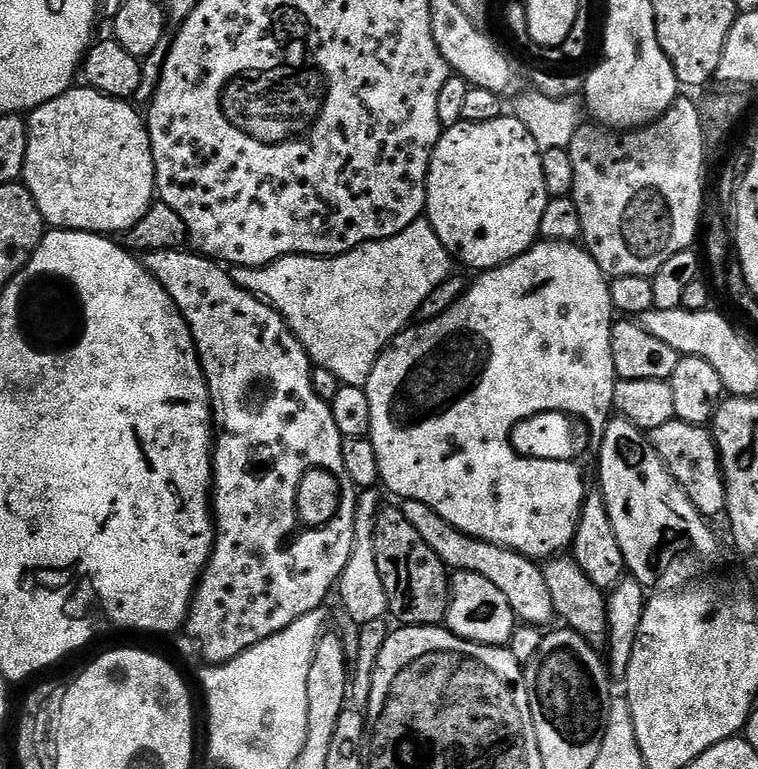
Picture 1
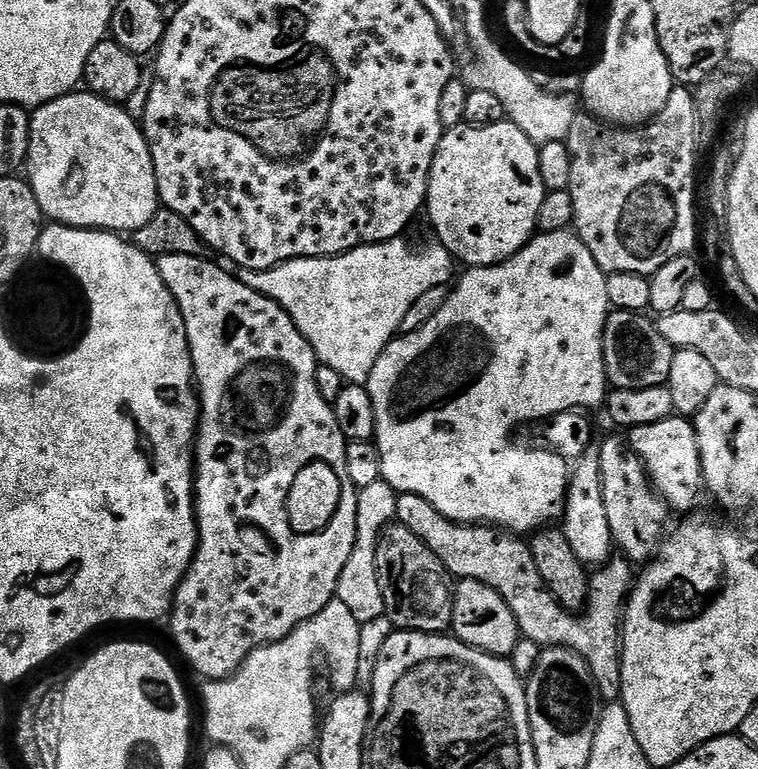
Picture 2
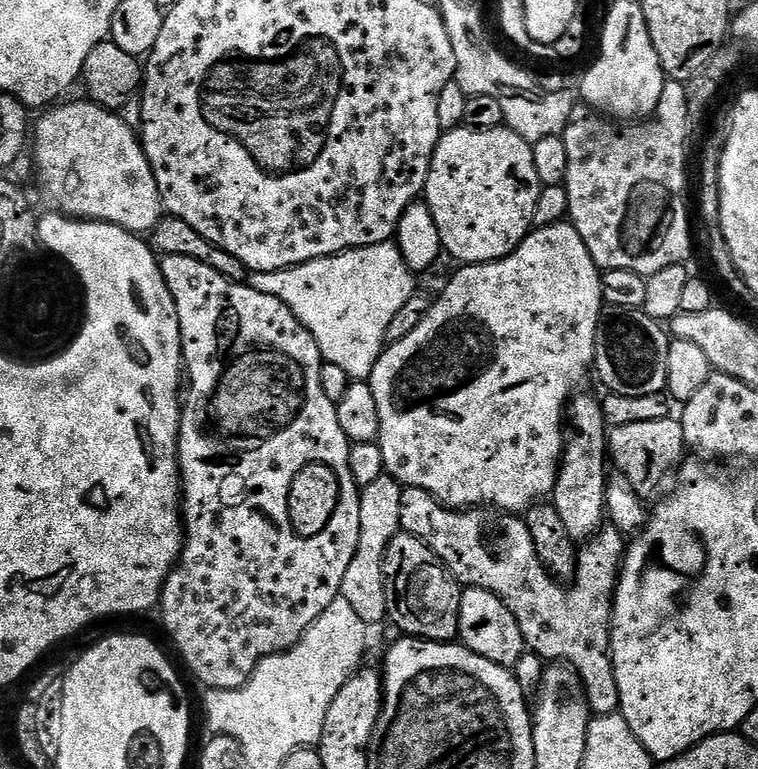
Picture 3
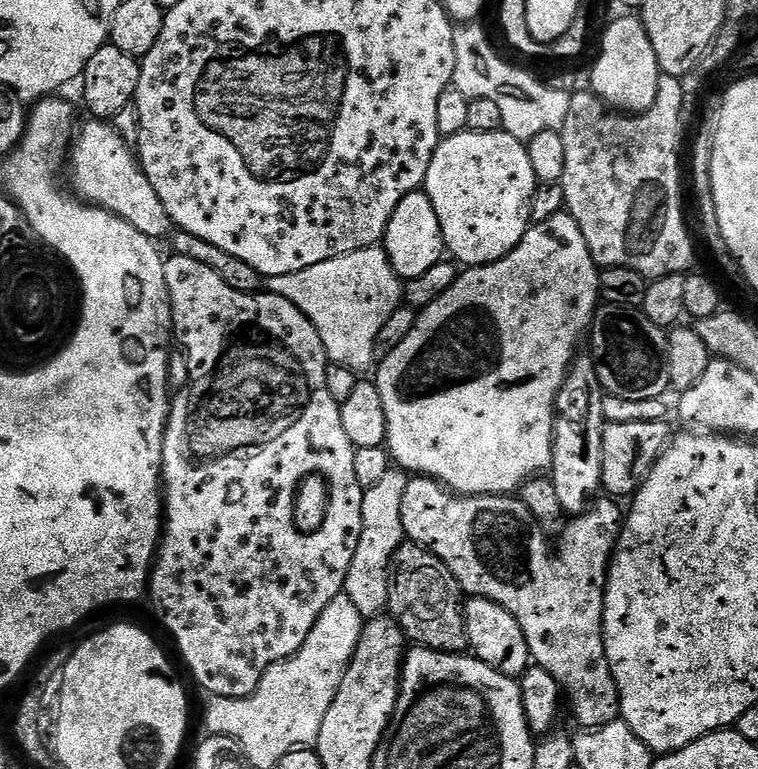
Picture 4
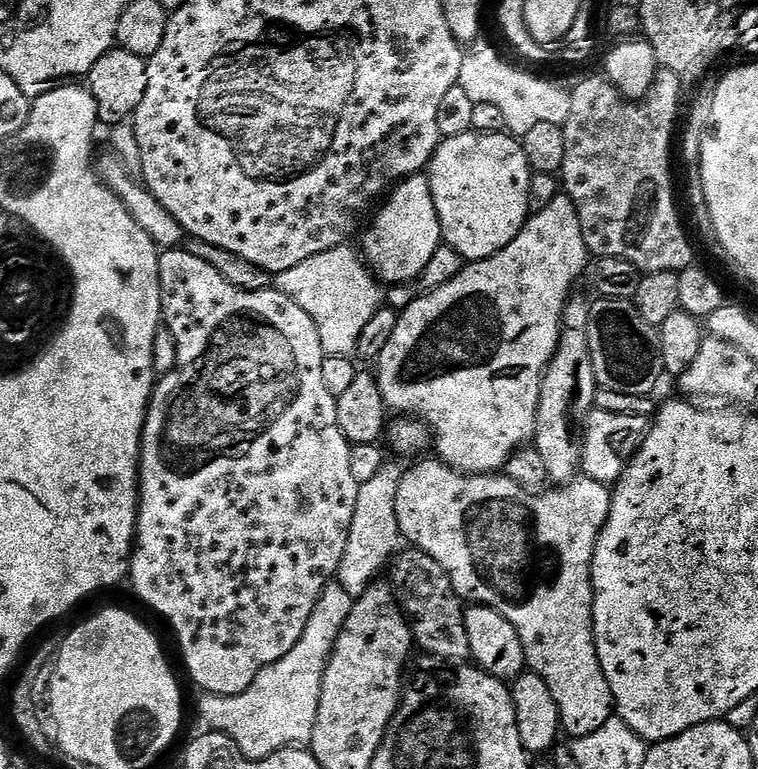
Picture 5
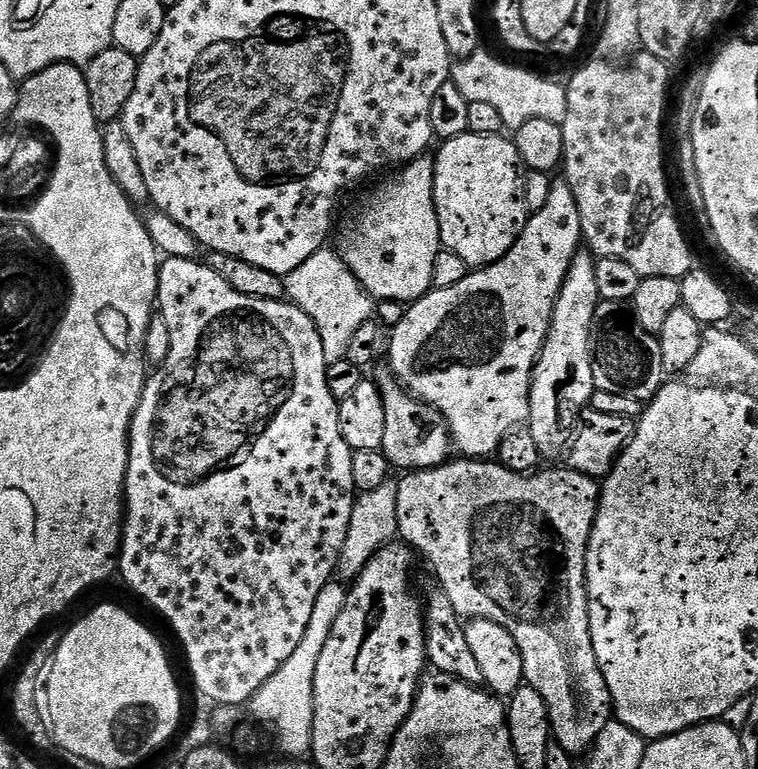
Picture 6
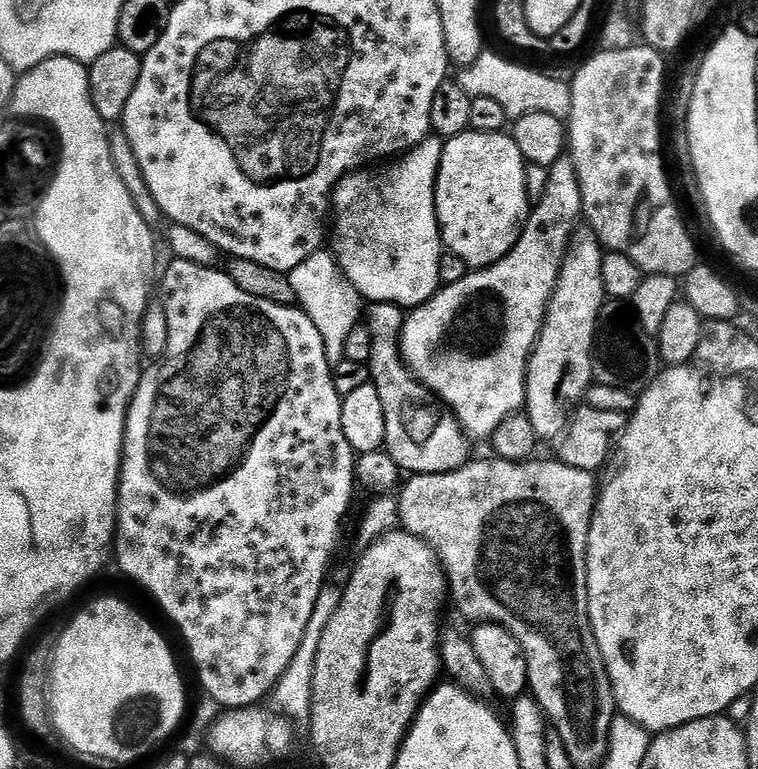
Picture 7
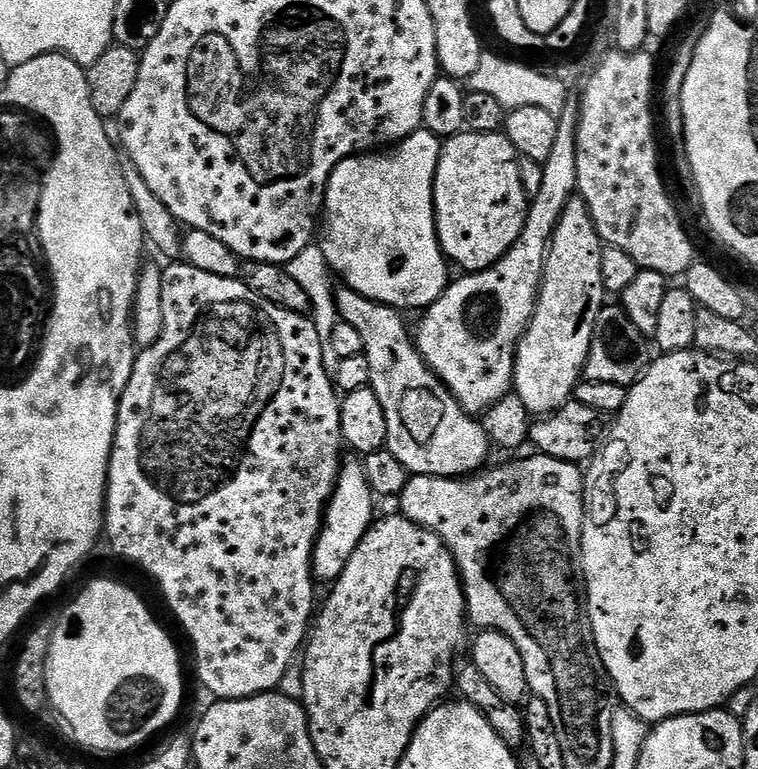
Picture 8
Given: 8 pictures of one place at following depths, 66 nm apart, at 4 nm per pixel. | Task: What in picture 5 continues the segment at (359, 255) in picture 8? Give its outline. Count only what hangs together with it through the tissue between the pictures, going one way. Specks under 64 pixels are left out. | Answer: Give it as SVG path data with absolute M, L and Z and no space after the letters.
M427 175L409 176L407 180L400 181L379 208L375 213L376 221L369 226L368 233L367 228L363 233L362 255L368 267L385 285L411 285L423 277L430 258L434 258L434 254L442 246L440 219Z

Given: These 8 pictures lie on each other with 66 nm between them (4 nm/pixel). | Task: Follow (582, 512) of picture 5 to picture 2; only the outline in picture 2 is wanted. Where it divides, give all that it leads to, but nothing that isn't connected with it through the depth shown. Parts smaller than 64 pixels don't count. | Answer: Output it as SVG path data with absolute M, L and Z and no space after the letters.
M418 494L398 495L396 520L406 525L446 566L453 577L477 580L490 586L510 606L523 639L533 640L544 648L572 648L590 666L601 697L608 702L619 701L622 690L622 621L628 595L634 583L633 565L623 555L613 555L607 564L595 569L590 576L588 603L579 614L567 612L544 587L534 566L532 549L519 535L486 524L458 524L446 518Z

